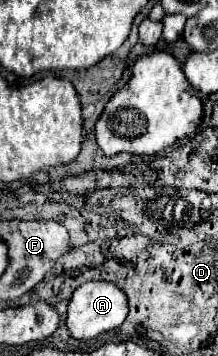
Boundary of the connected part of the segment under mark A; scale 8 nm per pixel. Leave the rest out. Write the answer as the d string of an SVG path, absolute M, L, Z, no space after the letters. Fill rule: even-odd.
M86 282L82 284L68 304L68 330L72 338L90 340L102 332L118 328L128 316L128 298L126 294L112 282Z

